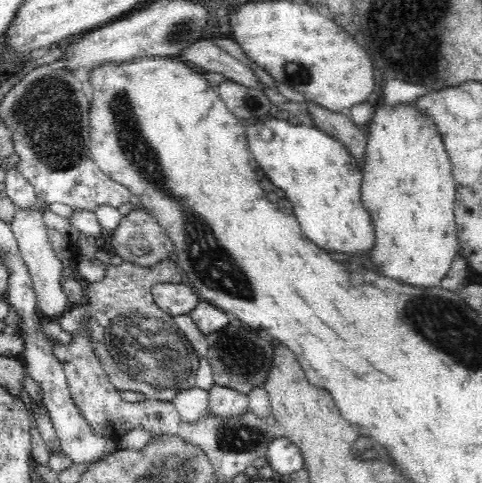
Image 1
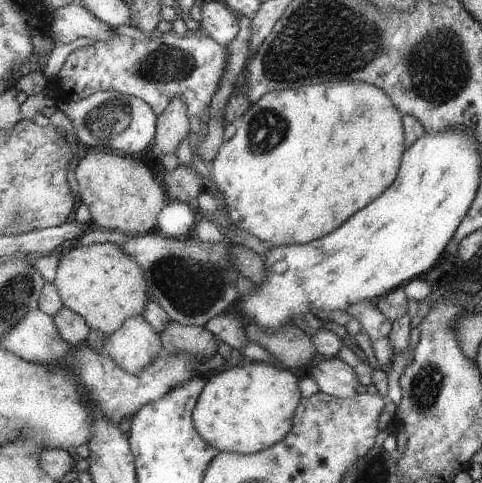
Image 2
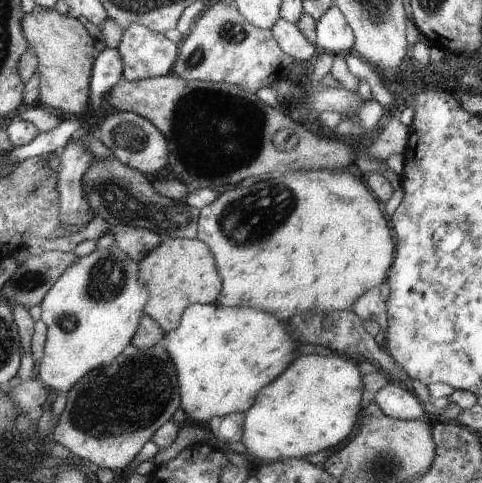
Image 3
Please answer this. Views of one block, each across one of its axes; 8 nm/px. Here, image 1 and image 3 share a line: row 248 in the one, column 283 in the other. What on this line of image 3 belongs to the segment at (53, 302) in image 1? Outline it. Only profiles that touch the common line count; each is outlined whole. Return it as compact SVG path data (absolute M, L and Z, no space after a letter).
M279 20L275 26L271 26L271 32L275 36L275 40L279 42L281 52L285 52L285 56L289 56L295 62L313 62L319 54L319 50L305 40L305 36L301 36L301 32L297 30L295 24Z

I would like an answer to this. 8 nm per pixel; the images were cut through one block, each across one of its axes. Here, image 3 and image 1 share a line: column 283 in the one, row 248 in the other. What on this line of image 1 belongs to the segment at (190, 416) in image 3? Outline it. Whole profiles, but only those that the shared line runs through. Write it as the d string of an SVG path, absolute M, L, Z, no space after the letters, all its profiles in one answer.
M268 116L258 124L246 124L246 136L248 136L248 148L254 156L254 160L260 164L266 178L286 192L288 200L294 206L294 214L300 222L300 228L304 230L308 242L318 246L326 252L364 252L368 254L374 250L374 224L370 218L370 212L366 212L362 204L362 180L364 172L358 168L358 160L348 152L348 148L338 142L334 136L328 136L326 132L308 126L294 126L288 120L282 120L278 116Z

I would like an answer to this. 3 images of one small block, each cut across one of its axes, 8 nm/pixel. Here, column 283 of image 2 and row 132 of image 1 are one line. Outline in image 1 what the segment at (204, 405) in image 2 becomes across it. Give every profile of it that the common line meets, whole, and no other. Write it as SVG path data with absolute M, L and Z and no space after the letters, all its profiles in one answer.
M398 104L394 108L382 106L374 110L370 120L370 134L366 144L366 156L362 164L362 204L370 212L374 224L374 250L368 252L368 260L378 276L392 278L400 284L434 288L448 276L456 254L460 254L458 228L456 228L456 178L454 166L438 134L436 124L416 110L412 104Z

